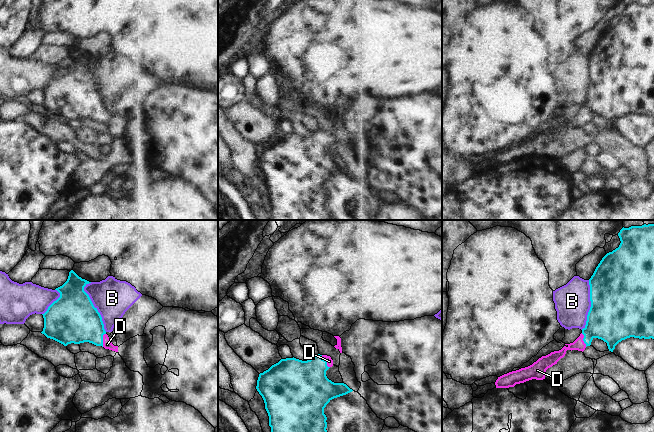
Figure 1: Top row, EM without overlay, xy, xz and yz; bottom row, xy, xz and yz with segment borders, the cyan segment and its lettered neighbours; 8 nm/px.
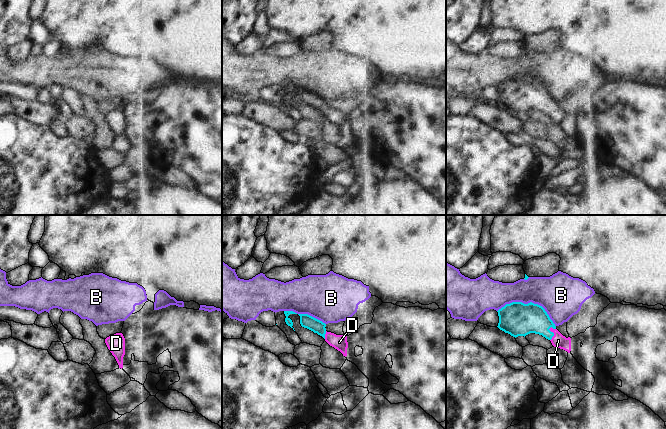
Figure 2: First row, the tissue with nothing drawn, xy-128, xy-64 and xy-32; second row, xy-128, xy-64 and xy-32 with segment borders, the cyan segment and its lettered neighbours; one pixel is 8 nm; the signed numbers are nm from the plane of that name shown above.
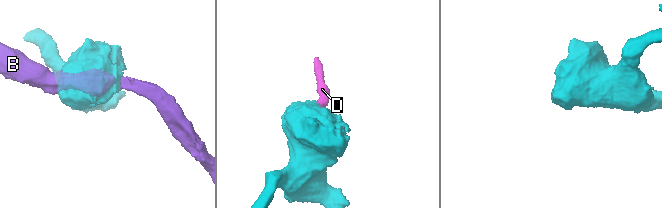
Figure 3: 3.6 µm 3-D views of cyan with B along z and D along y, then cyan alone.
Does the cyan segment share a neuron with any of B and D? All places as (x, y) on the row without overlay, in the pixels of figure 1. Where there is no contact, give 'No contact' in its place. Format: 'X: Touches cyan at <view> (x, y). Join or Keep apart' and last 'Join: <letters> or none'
B: Touches cyan at xy (94, 83). Keep apart
D: Touches cyan at xz (326, 137). Join
Join: D.

